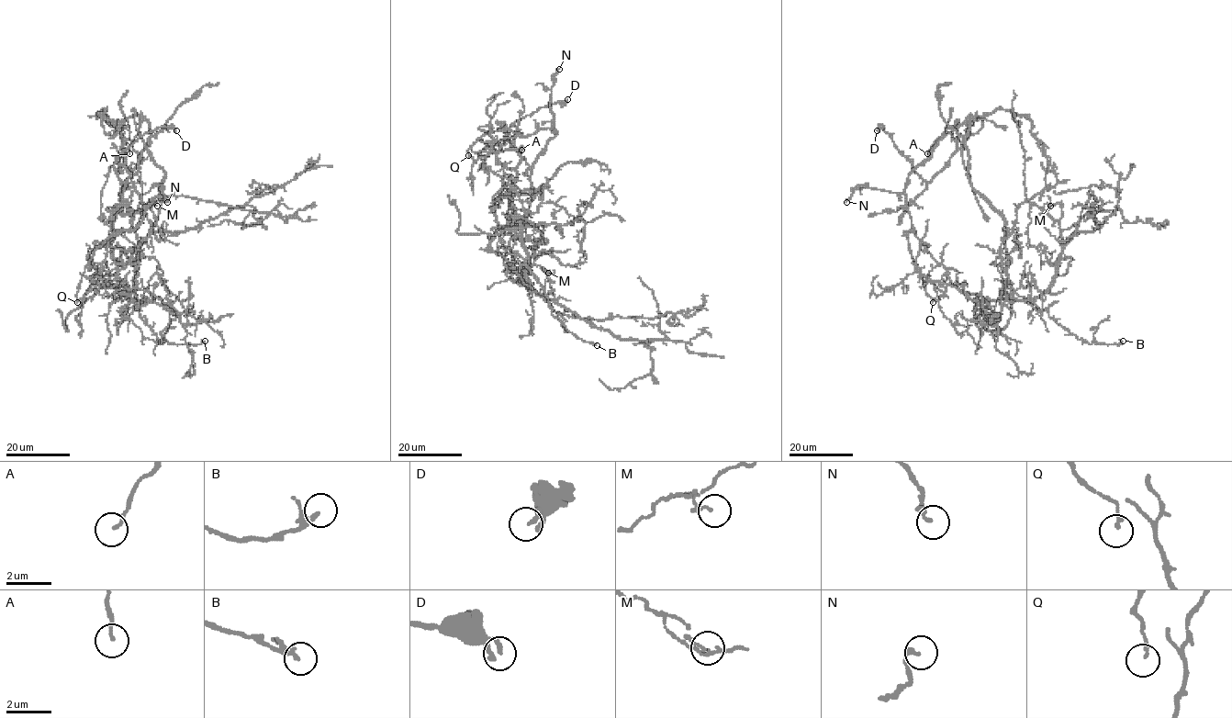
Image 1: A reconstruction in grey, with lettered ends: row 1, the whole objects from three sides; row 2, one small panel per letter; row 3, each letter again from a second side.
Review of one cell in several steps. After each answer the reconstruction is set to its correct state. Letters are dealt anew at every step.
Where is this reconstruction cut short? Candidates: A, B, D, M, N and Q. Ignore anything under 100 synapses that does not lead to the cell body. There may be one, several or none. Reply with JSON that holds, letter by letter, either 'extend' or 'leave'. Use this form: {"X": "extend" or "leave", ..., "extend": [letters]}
{"A": "leave", "B": "leave", "D": "leave", "M": "leave", "N": "leave", "Q": "leave", "extend": []}

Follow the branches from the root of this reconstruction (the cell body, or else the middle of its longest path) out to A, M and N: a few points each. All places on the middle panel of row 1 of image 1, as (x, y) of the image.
A: (507, 233), (504, 228), (511, 214), (511, 196), (537, 188), (542, 192), (532, 191), (531, 167), (521, 150)
M: (507, 233), (520, 229), (530, 286), (526, 284), (523, 274), (534, 263), (548, 273)
N: (507, 233), (520, 226), (524, 211), (492, 141), (528, 136), (554, 126), (550, 94), (559, 69)

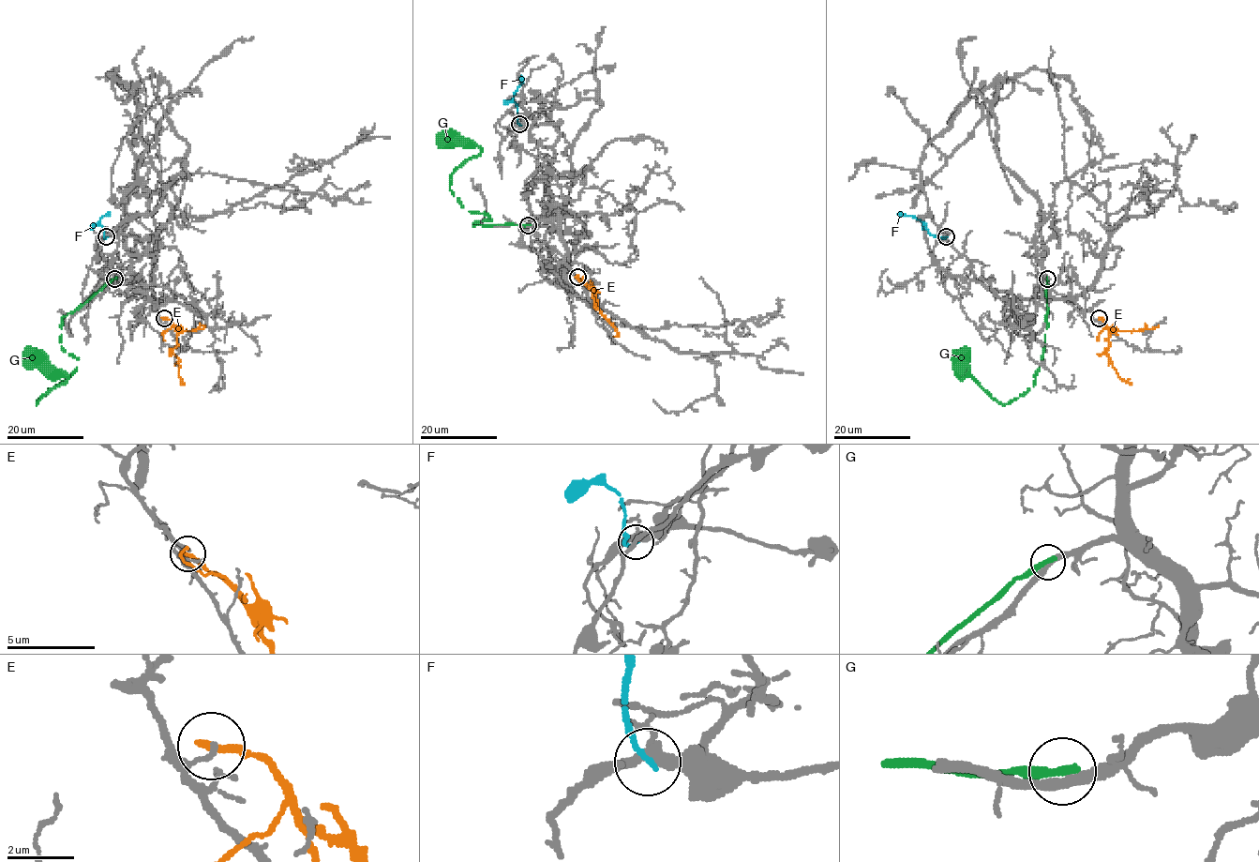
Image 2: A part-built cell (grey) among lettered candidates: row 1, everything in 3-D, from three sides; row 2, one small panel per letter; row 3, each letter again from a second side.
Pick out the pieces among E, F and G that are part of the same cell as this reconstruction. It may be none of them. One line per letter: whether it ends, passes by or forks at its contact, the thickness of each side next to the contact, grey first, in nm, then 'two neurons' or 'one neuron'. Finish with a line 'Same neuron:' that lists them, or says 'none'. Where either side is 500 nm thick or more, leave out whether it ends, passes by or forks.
E: it ends there; 140 nm thick on the grey side, 300 nm on the other; two neurons
F: it ends there; 320 nm thick on the grey side, 160 nm on the other; two neurons
G: it ends there; 320 nm thick on the grey side, 340 nm on the other; two neurons
Same neuron: none

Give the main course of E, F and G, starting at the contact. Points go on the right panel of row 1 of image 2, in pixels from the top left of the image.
E: (1099, 318), (1105, 322), (1109, 331), (1110, 345), (1105, 353), (1117, 375), (1131, 385)
F: (946, 237), (933, 236), (912, 216), (897, 214)
G: (1047, 279), (1044, 347), (1033, 385), (1017, 399), (998, 403), (958, 362), (957, 356)

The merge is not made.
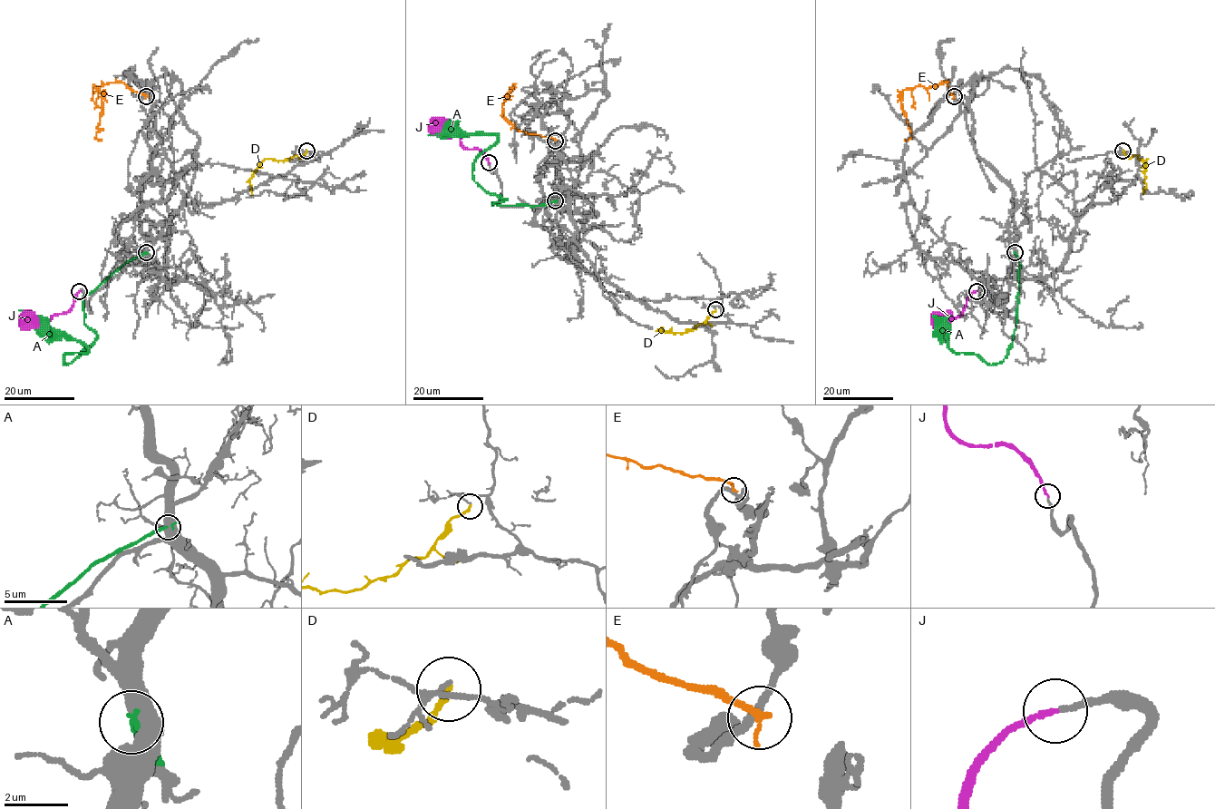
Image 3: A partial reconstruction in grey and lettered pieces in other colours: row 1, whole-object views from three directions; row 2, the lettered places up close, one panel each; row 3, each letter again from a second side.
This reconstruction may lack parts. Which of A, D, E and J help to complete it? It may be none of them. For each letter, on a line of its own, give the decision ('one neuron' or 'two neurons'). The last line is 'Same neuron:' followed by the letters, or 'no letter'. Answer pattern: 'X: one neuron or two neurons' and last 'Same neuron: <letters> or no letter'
A: two neurons
D: two neurons
E: two neurons
J: one neuron
Same neuron: J

